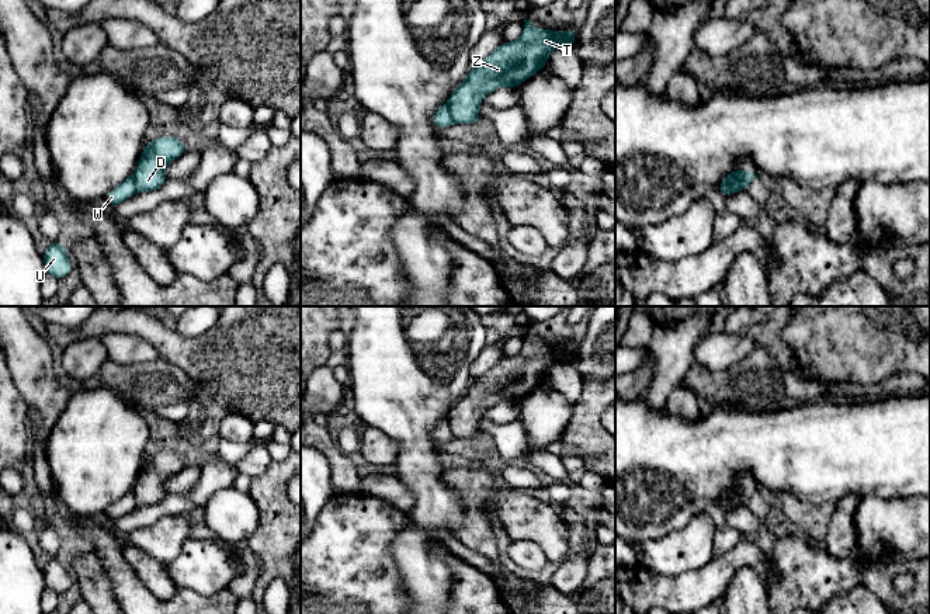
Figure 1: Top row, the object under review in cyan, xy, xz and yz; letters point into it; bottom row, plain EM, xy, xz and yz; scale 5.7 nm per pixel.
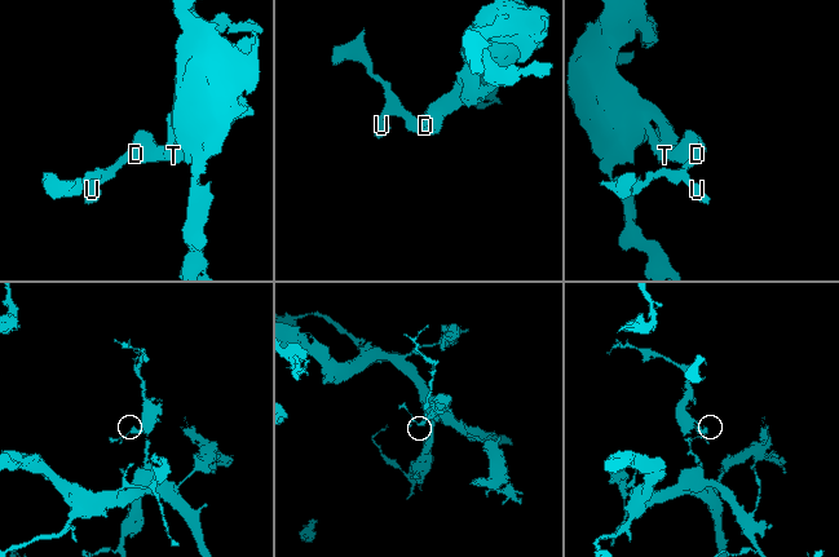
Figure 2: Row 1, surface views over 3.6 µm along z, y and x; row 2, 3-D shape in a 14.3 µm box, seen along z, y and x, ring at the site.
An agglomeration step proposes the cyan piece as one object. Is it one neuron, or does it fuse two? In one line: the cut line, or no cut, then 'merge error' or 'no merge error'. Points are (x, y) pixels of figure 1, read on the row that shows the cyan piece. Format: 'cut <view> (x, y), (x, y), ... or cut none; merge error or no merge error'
cut yz (741, 170), (739, 180), (729, 193); merge error

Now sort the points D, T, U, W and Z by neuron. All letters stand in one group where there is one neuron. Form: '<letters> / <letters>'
D T Z / U W

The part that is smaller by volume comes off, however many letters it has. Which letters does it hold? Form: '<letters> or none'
U, W

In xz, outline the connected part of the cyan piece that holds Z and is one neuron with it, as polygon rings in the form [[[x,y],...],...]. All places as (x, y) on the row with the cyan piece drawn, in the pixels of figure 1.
[[[524,20],[520,38],[504,41],[482,62],[473,65],[466,79],[447,100],[451,118],[455,124],[475,124],[479,121],[482,98],[499,87],[520,87],[538,70],[546,67],[549,53],[556,48],[572,48],[576,31],[549,31],[532,28]]]

